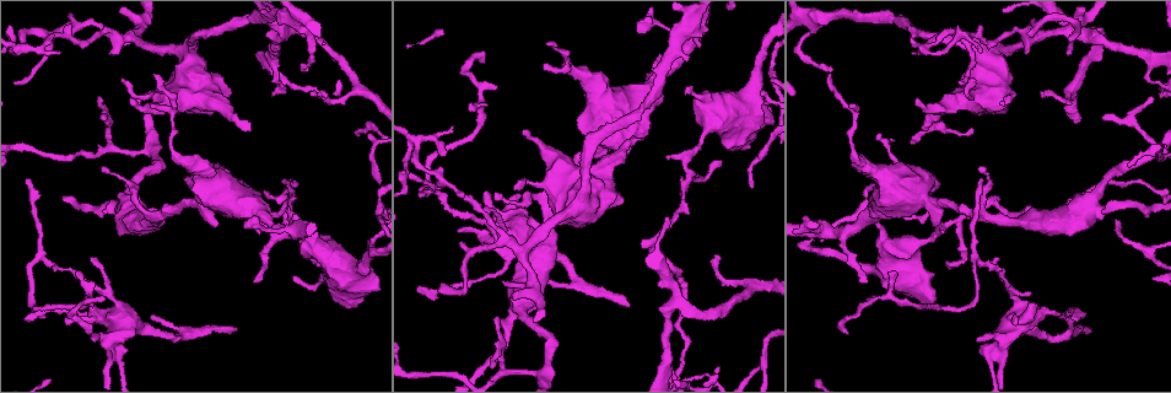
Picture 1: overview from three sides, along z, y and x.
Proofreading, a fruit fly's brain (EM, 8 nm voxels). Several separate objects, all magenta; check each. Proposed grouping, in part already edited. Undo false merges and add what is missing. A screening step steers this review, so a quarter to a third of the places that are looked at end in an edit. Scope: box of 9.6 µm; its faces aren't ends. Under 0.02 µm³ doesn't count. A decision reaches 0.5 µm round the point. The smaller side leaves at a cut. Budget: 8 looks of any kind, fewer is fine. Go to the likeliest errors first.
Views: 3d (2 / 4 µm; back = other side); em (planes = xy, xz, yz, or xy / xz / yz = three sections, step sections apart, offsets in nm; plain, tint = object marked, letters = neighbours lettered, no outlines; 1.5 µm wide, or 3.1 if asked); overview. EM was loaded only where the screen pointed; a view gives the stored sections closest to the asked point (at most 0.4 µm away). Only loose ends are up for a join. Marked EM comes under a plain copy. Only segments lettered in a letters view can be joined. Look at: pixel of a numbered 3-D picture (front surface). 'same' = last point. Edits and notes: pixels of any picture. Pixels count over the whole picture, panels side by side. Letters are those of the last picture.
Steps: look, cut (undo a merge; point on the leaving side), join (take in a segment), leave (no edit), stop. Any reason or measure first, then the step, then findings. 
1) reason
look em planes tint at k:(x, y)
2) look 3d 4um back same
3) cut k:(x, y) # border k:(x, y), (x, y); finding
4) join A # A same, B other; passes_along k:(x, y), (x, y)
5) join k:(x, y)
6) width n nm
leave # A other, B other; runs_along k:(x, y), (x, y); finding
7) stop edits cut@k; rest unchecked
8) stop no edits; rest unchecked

look 3d 2um back at 1:(354, 304)

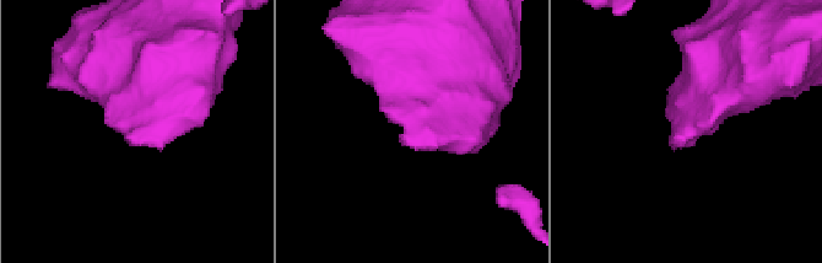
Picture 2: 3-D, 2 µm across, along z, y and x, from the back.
need the tissue
look em planes letters at 2:(400, 139)

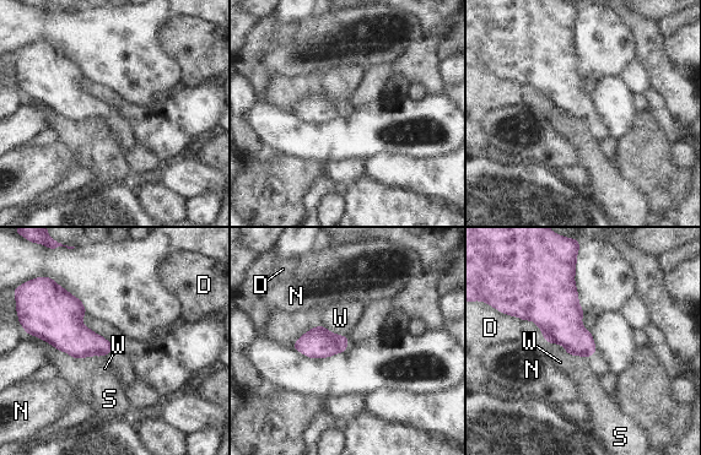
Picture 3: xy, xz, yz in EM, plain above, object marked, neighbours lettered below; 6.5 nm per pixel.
leave # D other, N other, S other, W other; border 3:(323, 325), (334, 334), (346, 337); no lettered segment goes on from it

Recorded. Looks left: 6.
an open end
look em xz step 4 letters at 1:(978, 339)

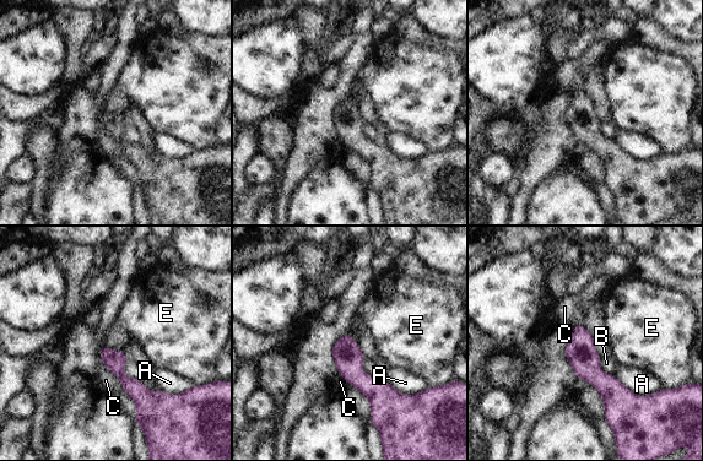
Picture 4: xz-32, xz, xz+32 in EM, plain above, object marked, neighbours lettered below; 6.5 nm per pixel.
leave # A other, B other, C other, E other; runs_along 4:(103, 351), (119, 374), (140, 388); none of them fits

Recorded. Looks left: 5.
sudden change in width
look em planes letters at 1:(579, 76)

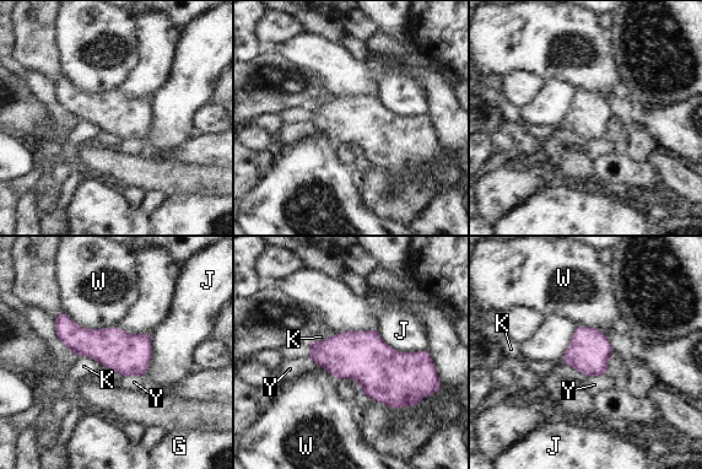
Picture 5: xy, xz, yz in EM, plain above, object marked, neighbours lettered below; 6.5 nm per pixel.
longest_contact W 360 nm
leave # G other, J other, K other, W other, Y other; border 5:(61, 310), (86, 328), (114, 327); continuous, no second cell

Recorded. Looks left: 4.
stop no edits; rest unchecked

